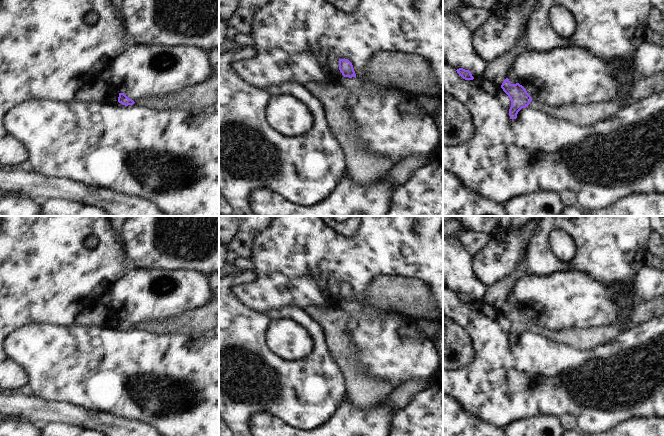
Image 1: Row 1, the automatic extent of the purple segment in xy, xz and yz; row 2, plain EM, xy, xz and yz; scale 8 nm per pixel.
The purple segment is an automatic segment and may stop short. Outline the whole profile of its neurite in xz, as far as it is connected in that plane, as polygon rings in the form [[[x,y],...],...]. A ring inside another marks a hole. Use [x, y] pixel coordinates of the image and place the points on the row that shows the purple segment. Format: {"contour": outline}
{"contour": [[[339,59],[339,70],[344,76],[340,81],[342,87],[349,93],[368,92],[377,88],[377,84],[371,81],[362,81],[356,77],[352,63],[348,59]]]}

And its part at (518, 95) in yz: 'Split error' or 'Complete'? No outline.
Split error

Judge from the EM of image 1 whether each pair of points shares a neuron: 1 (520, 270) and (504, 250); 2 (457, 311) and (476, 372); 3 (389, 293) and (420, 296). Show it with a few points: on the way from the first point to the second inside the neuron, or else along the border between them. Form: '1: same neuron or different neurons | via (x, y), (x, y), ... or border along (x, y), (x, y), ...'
1: different neurons | border along (525, 258), (519, 261), (510, 274), (499, 280)
2: same neuron | via (470, 326), (482, 338), (482, 357)
3: same neuron | via (397, 293), (412, 296)

